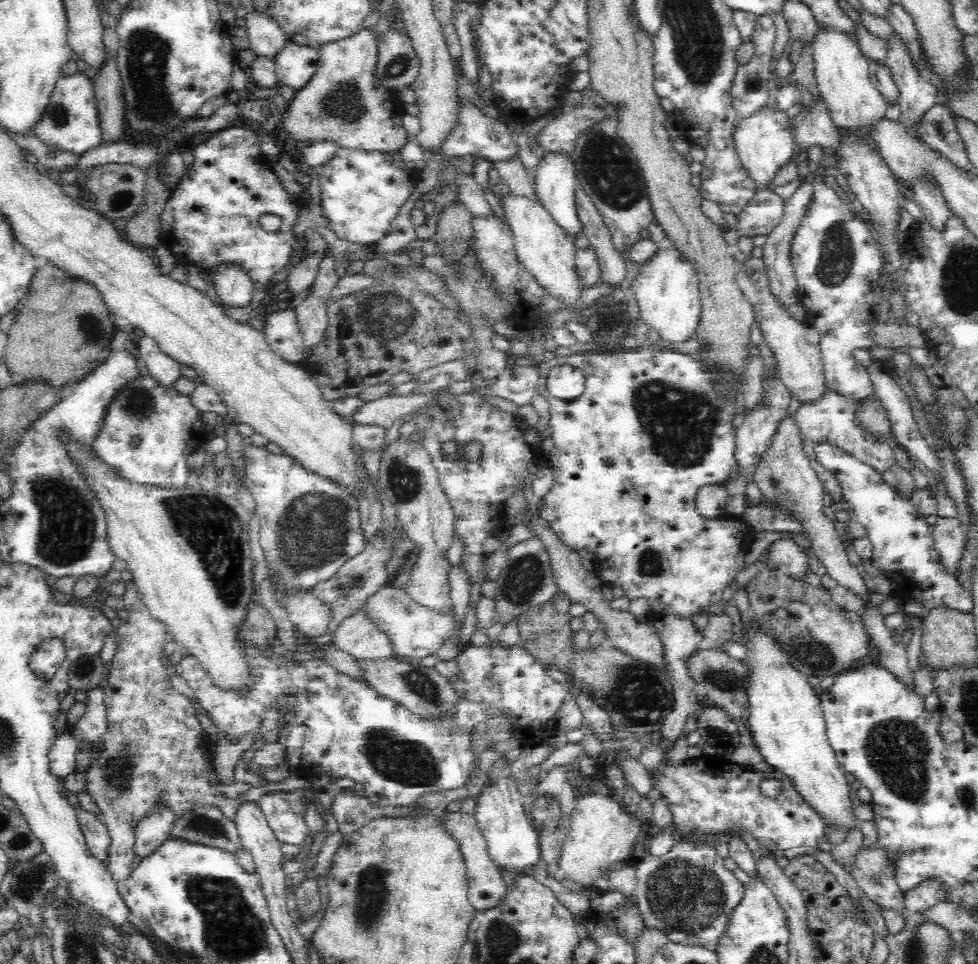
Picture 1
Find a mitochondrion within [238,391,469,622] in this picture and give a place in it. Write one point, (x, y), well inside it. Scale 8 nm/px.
(313, 529)

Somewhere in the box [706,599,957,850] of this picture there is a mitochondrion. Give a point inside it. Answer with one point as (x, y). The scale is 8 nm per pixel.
(898, 750)

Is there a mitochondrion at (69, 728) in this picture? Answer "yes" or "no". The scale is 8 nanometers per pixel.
no

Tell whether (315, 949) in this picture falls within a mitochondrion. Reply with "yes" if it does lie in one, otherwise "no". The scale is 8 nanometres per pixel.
no

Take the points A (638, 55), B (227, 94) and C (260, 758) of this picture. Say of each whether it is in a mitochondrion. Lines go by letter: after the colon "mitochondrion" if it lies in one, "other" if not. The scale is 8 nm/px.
A: other
B: other
C: other

